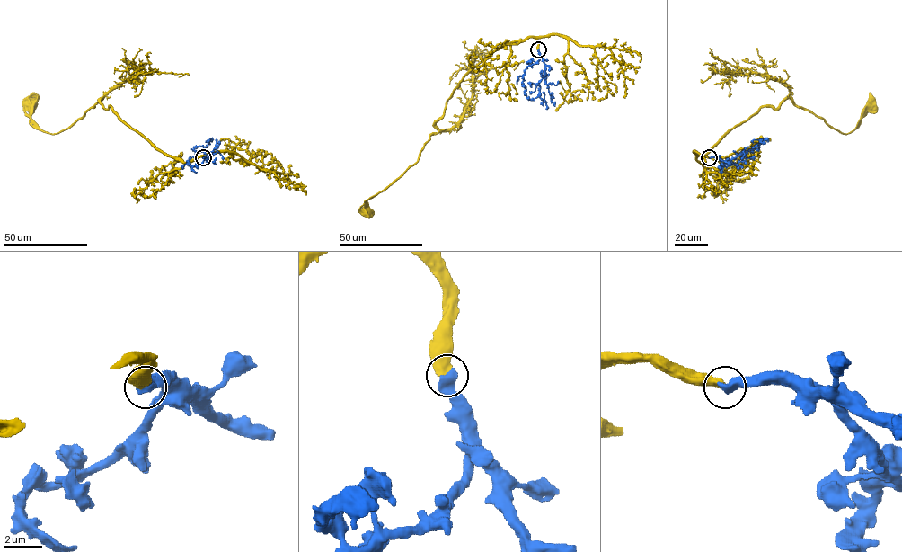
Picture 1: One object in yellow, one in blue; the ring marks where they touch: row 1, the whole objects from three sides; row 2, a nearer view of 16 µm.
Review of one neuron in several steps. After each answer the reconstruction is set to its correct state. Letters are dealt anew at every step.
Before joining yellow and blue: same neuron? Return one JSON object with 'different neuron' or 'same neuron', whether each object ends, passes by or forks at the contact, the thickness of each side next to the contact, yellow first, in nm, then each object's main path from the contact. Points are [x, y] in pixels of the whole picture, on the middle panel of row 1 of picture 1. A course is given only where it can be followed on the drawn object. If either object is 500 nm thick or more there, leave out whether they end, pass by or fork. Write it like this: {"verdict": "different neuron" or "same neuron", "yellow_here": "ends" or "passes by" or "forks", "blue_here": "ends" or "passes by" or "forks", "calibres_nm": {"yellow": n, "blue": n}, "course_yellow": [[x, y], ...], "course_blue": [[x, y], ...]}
{"verdict": "same neuron", "calibres_nm": {"yellow": 550, "blue": 600}, "course_yellow": [[538, 50], [533, 38], [511, 41], [473, 67], [418, 161], [365, 210]], "course_blue": [[538, 50], [544, 65], [544, 75], [539, 82], [539, 96], [545, 102], [542, 93]]}

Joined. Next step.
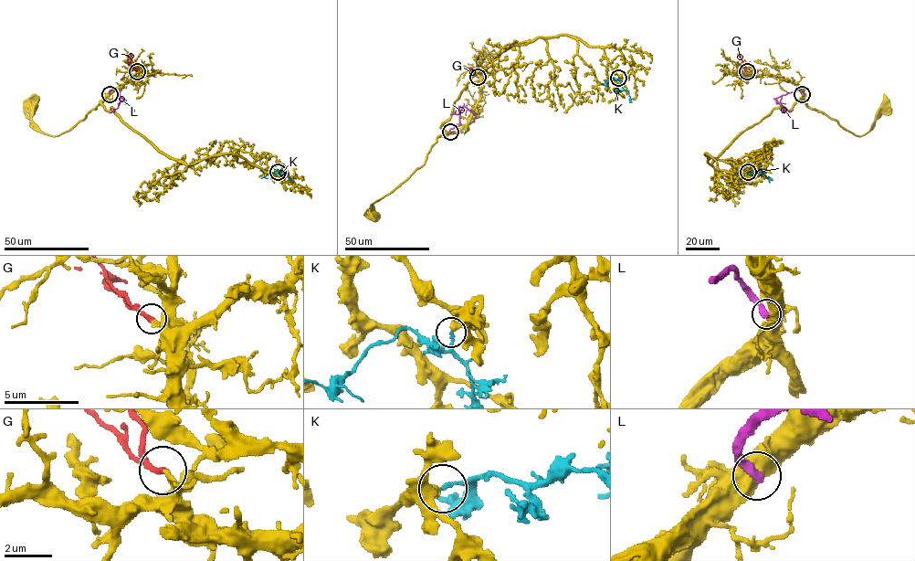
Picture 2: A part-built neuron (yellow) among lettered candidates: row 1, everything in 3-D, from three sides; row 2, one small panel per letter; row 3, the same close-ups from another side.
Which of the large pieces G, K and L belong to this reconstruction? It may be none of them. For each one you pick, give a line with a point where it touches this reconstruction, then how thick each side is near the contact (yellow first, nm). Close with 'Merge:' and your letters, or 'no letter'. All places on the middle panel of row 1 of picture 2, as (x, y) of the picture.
G: meets yellow at (478, 77); 280 nm thick on the yellow side, 280 nm on the other
Merge: G

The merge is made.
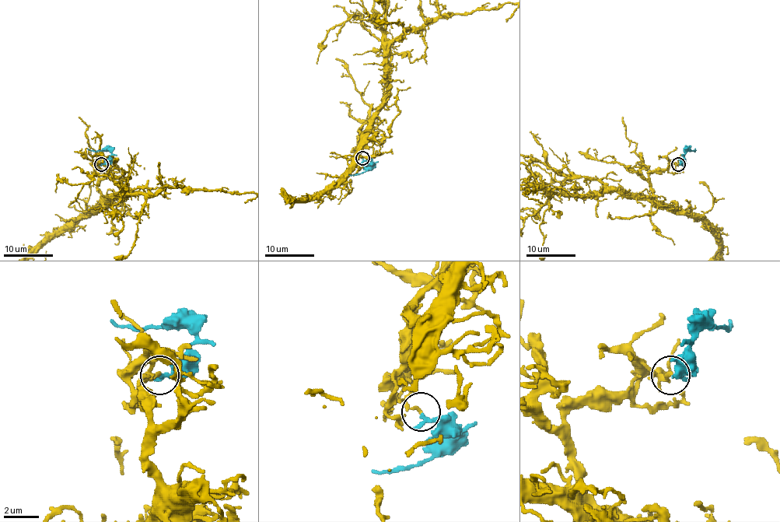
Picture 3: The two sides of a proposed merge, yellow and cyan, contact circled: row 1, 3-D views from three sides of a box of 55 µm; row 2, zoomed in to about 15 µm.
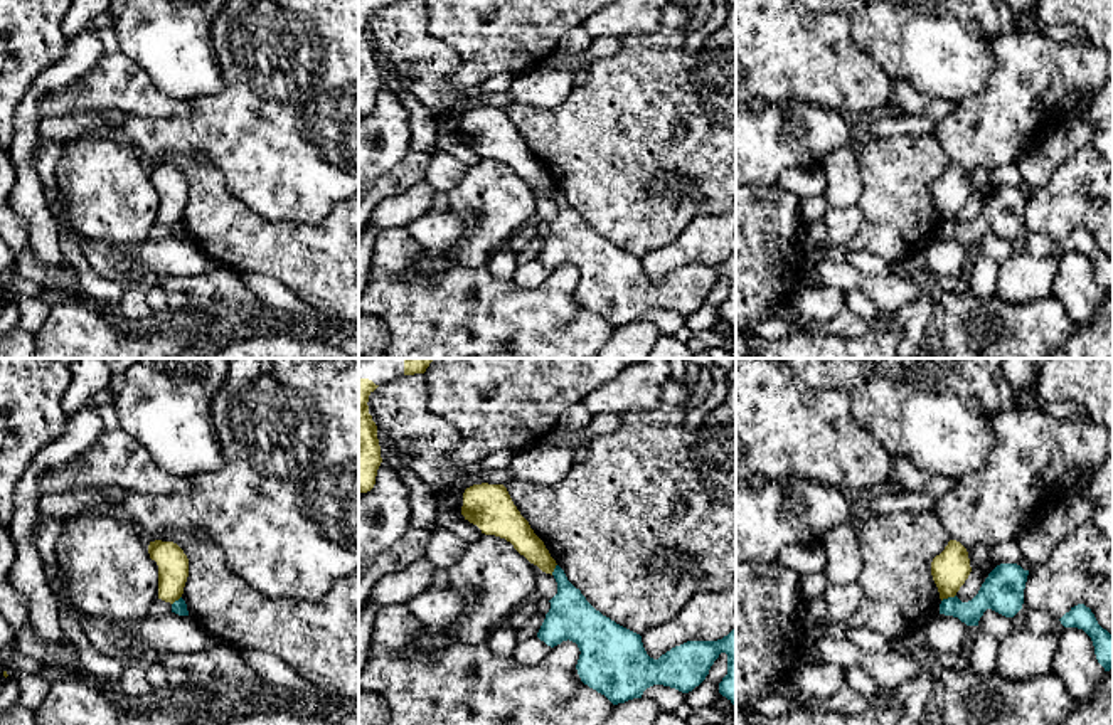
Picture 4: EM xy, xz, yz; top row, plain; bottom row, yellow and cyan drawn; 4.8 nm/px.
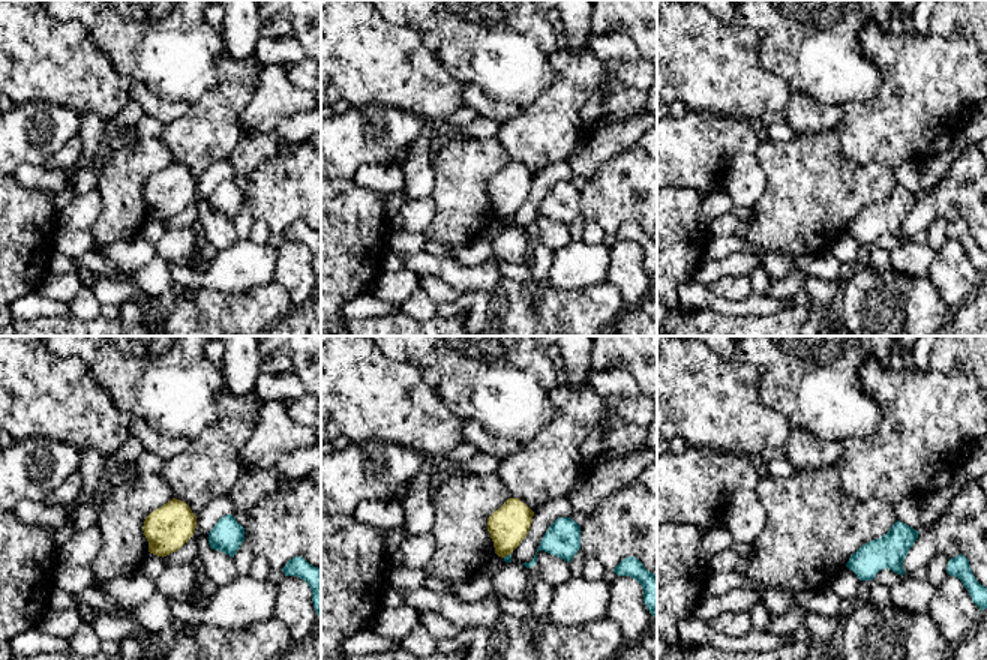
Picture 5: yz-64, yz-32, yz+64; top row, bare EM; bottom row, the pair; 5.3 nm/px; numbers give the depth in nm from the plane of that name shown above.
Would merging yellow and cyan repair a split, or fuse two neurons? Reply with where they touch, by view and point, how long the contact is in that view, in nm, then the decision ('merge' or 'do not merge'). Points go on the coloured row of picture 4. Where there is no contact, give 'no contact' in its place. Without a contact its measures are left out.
meets yellow in yz at (948, 596); contact 80 nm long; do not merge

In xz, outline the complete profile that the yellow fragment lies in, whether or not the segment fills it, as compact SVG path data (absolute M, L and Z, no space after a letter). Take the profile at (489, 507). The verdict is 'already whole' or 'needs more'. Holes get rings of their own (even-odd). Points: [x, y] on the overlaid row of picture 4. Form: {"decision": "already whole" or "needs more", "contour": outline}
{"decision": "already whole", "contour": "M482 483L466 488L461 515L482 533L505 538L530 564L552 575L556 560L520 515L503 484Z"}

